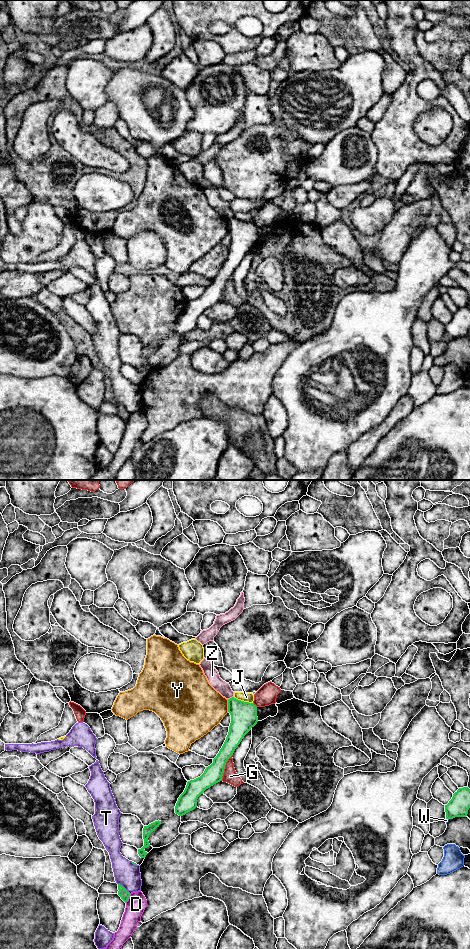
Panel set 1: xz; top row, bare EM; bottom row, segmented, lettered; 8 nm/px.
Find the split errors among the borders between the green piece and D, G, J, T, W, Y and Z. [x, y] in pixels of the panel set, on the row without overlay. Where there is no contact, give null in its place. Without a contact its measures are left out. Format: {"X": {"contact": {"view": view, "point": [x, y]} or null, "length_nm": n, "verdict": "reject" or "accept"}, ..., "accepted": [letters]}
{"D": {"contact": {"view": "xz", "point": [128, 418]}, "length_nm": 80, "verdict": "reject"}, "G": {"contact": {"view": "xz", "point": [224, 287]}, "length_nm": 240, "verdict": "reject"}, "J": {"contact": {"view": "xz", "point": [243, 221]}, "length_nm": 170, "verdict": "reject"}, "T": {"contact": {"view": "xz", "point": [123, 407]}, "length_nm": 130, "verdict": "reject"}, "W": {"contact": {"view": "xz", "point": [447, 338]}, "length_nm": 30, "verdict": "reject"}, "Y": {"contact": {"view": "xz", "point": [228, 225]}, "length_nm": 100, "verdict": "reject"}, "Z": {"contact": {"view": "xz", "point": [230, 218]}, "length_nm": 50, "verdict": "reject"}, "accepted": []}

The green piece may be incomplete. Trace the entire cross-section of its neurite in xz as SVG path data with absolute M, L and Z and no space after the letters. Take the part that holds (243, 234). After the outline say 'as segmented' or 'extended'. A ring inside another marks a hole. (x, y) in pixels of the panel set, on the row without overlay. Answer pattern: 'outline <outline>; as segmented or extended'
outline M234 217L228 219L228 232L231 243L226 260L213 283L206 287L204 293L187 302L184 312L178 318L175 333L183 336L197 327L198 317L204 311L222 300L225 285L233 275L244 256L258 242L257 226L254 223L244 222Z; as segmented

